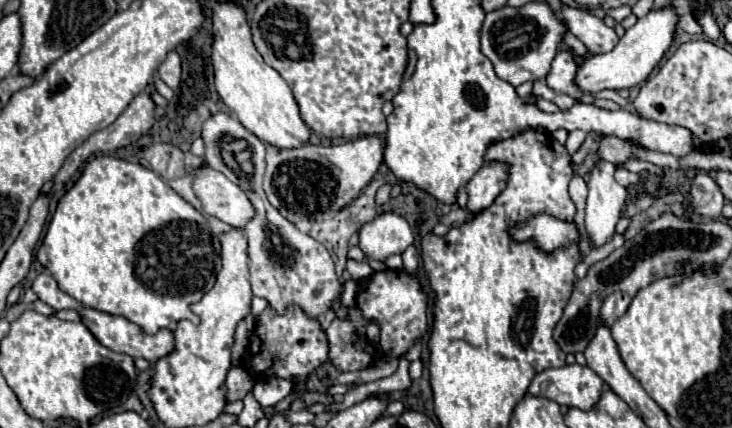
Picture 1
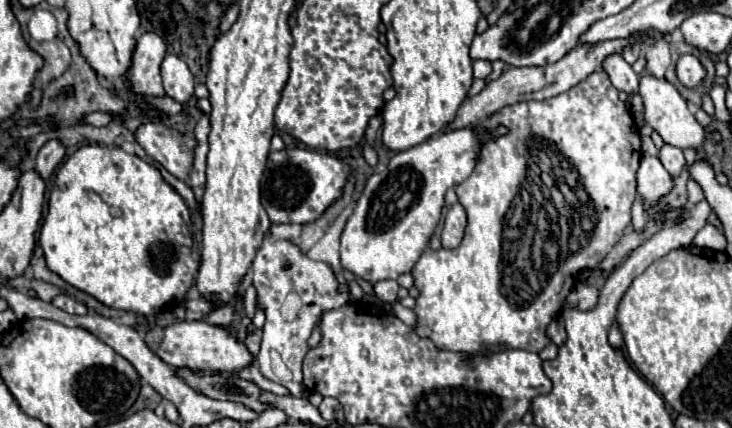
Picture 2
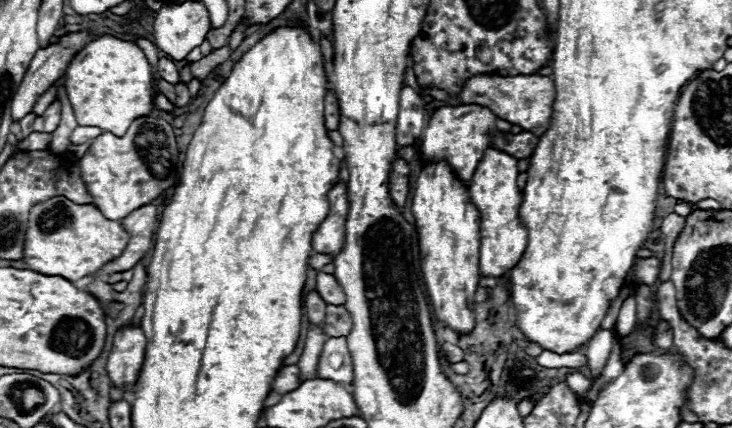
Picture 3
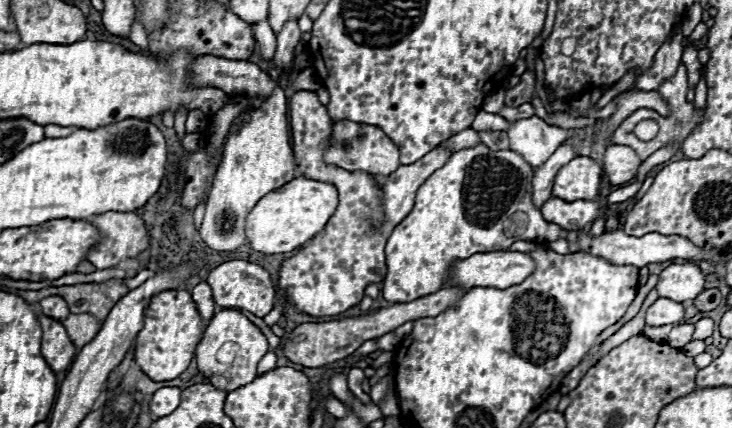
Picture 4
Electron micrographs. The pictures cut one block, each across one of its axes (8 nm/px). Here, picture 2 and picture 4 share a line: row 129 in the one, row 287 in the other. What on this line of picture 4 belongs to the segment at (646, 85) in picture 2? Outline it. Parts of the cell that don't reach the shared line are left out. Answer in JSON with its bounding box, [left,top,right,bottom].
[654,264,704,302]

